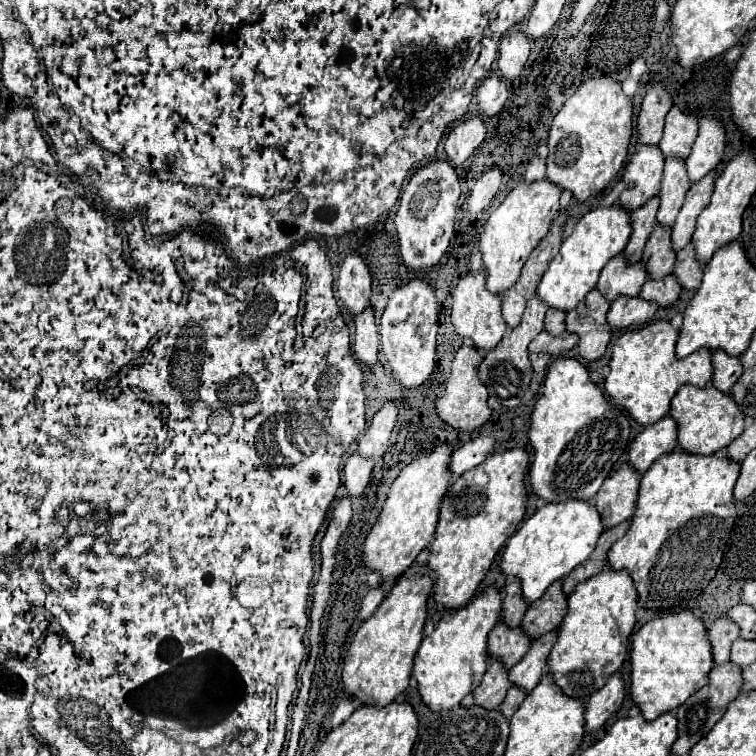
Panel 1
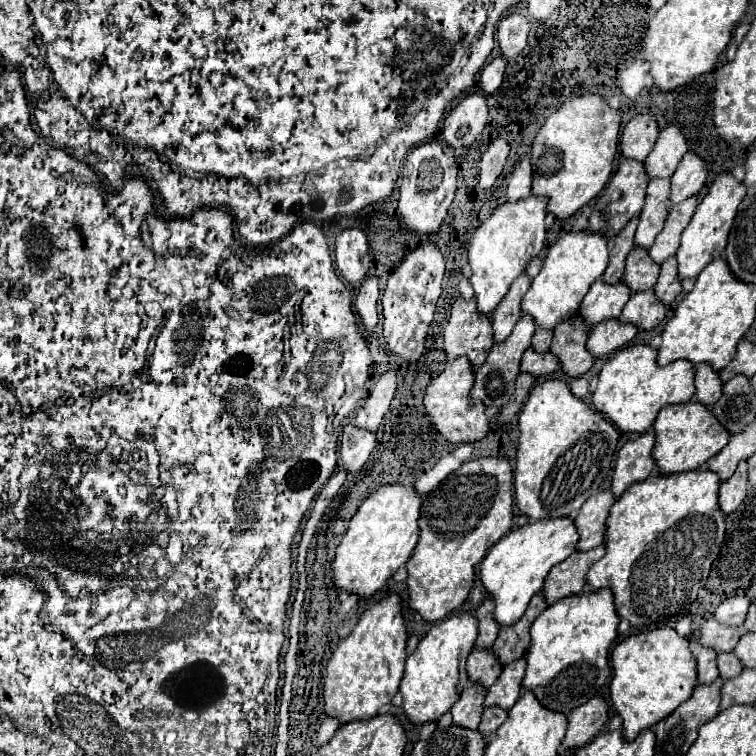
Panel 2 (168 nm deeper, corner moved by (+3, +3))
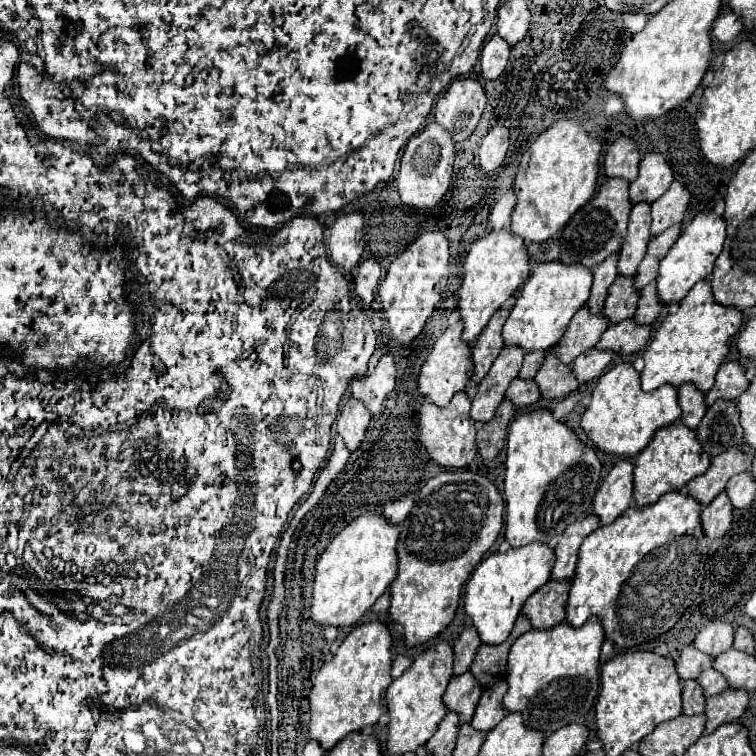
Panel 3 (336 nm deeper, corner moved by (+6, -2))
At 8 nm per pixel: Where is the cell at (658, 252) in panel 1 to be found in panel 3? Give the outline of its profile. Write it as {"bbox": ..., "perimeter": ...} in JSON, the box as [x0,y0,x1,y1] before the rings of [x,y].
{"bbox":[604,275,640,323],"perimeter":[[[618,275],[608,289],[608,299],[604,305],[604,313],[610,323],[624,321],[636,313],[636,305],[640,299],[640,291],[634,285],[634,277]]]}

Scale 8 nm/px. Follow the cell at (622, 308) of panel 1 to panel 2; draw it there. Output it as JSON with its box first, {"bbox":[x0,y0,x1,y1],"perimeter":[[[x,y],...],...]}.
{"bbox":[585,320,637,358],"perimeter":[[[605,320],[591,330],[585,348],[587,352],[591,352],[593,358],[601,358],[623,348],[635,334],[637,328],[633,324],[619,324],[619,320]]]}

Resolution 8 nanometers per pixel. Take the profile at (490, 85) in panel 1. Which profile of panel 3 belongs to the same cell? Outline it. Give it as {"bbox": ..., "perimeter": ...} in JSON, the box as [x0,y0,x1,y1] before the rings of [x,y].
{"bbox":[480,35,510,81],"perimeter":[[[498,35],[490,37],[490,41],[484,45],[480,55],[480,65],[482,65],[480,75],[486,81],[496,81],[508,63],[508,55],[510,55],[510,47],[504,43],[504,39]]]}

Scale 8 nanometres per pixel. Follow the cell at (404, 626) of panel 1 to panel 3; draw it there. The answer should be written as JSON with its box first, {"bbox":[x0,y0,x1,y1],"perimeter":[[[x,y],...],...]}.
{"bbox":[310,621,392,751],"perimeter":[[[368,621],[356,625],[348,637],[342,641],[334,657],[324,663],[324,667],[318,671],[314,679],[314,687],[310,691],[310,739],[316,739],[326,751],[332,749],[340,739],[344,739],[350,731],[362,731],[364,727],[370,727],[378,723],[380,715],[386,713],[386,689],[392,683],[392,635],[386,623],[382,621]]]}

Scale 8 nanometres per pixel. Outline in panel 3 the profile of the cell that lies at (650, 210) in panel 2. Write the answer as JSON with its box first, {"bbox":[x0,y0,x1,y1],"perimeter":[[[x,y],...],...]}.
{"bbox":[618,201,652,275],"perimeter":[[[648,201],[636,203],[630,213],[628,237],[624,239],[622,249],[620,249],[620,261],[618,261],[620,275],[636,275],[636,269],[646,255],[646,245],[652,239],[650,223],[652,223],[650,203]]]}

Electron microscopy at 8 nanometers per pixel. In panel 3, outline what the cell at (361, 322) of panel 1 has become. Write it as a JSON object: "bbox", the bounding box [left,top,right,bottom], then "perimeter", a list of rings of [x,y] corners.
{"bbox":[354,259,382,307],"perimeter":[[[368,259],[368,261],[362,261],[358,265],[358,273],[354,277],[354,289],[356,289],[356,295],[360,297],[362,305],[364,307],[370,307],[372,305],[372,299],[374,299],[374,289],[378,285],[378,279],[382,275],[382,267],[378,261],[374,259]]]}

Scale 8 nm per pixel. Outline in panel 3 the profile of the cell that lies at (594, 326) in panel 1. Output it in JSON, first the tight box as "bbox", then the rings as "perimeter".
{"bbox":[534,353,580,399],"perimeter":[[[554,353],[546,355],[546,359],[534,379],[538,381],[540,393],[546,399],[562,399],[568,393],[576,391],[580,385],[572,367],[560,363],[560,359]]]}

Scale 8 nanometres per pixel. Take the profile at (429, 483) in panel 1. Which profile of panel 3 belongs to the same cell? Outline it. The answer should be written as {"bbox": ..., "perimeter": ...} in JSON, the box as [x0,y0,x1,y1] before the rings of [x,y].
{"bbox":[312,513,400,625],"perimeter":[[[362,513],[352,523],[348,523],[330,541],[316,565],[316,577],[312,585],[312,619],[320,625],[354,625],[396,579],[398,539],[400,525],[390,523],[384,515]]]}

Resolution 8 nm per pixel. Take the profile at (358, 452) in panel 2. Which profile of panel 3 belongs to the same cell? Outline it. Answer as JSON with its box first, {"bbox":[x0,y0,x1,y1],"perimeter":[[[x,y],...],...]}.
{"bbox":[336,399,372,453],"perimeter":[[[350,399],[344,405],[344,409],[340,411],[340,417],[336,421],[336,429],[338,429],[338,435],[344,439],[346,447],[350,449],[350,453],[360,449],[370,419],[372,417],[370,417],[368,409],[364,409],[364,405],[356,403],[354,399]]]}

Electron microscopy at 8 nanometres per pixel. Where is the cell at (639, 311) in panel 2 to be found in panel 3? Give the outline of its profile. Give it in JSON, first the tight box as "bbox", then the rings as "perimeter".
{"bbox":[598,317,652,355],"perimeter":[[[630,317],[616,325],[610,325],[604,331],[598,349],[612,349],[616,353],[630,355],[644,349],[650,341],[650,335],[652,335],[650,325],[638,325],[636,319]]]}

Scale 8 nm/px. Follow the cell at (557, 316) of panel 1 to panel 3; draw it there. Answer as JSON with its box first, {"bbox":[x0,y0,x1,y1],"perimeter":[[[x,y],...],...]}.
{"bbox":[520,351,546,379],"perimeter":[[[528,351],[526,357],[524,357],[524,365],[522,365],[520,377],[532,379],[532,377],[536,375],[538,367],[540,367],[542,361],[544,361],[544,355],[546,355],[546,351]]]}

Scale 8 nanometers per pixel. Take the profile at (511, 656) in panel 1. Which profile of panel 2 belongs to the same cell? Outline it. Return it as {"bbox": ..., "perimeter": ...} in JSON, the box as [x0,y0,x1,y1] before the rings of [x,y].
{"bbox":[467,650,501,688],"perimeter":[[[473,650],[467,658],[467,676],[473,684],[489,688],[501,674],[501,664],[489,650]]]}

